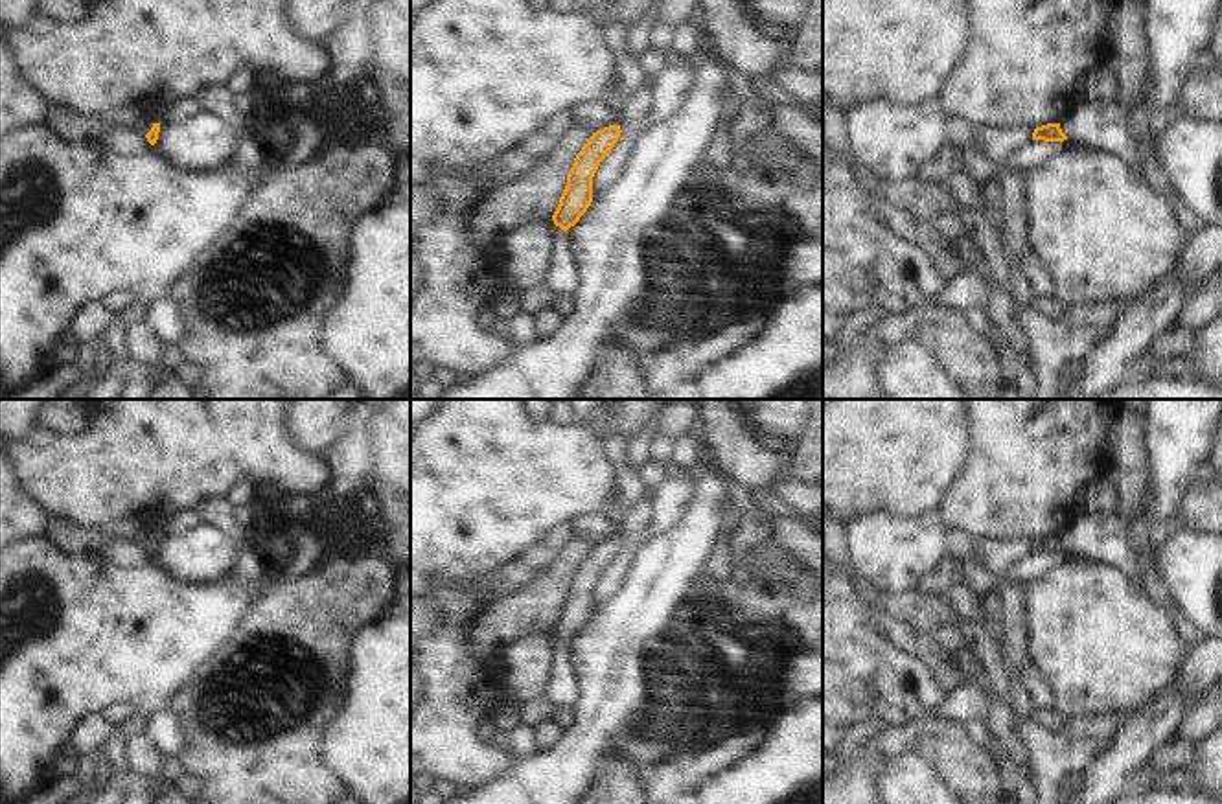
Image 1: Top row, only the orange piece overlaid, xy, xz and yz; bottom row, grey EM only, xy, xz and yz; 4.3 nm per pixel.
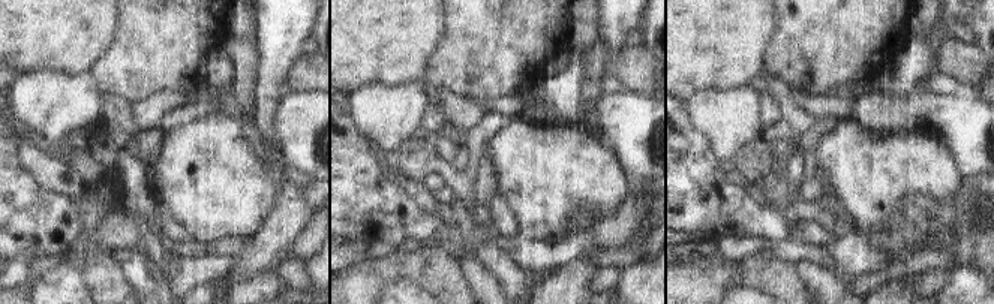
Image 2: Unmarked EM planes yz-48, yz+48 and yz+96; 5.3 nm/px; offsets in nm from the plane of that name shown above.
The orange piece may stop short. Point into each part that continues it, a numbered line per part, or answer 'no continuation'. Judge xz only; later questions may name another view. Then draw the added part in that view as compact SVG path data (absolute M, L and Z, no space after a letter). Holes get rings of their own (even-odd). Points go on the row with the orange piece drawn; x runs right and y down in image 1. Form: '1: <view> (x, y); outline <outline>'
1: xz (560, 276); outline M554 224L552 235L552 256L548 261L548 270L545 274L545 287L552 294L561 294L571 291L576 283L576 270L565 256L565 232Z

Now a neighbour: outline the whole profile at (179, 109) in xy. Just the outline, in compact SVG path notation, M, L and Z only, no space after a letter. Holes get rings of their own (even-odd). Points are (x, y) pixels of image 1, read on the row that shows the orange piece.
M175 98L167 109L162 112L158 123L177 123L180 120L190 118L191 114L199 112L201 107L195 98Z

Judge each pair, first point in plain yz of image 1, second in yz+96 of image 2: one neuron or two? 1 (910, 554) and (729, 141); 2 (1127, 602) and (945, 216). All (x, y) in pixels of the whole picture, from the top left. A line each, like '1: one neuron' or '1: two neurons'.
1: one neuron
2: two neurons

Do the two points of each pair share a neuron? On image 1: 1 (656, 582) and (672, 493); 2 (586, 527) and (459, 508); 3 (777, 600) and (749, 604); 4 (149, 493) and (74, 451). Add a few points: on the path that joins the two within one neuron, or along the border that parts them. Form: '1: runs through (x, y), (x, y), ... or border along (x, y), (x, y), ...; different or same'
1: border along (691, 497), (681, 517), (650, 536), (632, 560); different
2: border along (606, 508), (573, 517), (567, 523); different
3: runs through (770, 600), (757, 602); same
4: runs through (131, 475), (126, 470), (92, 470); same

